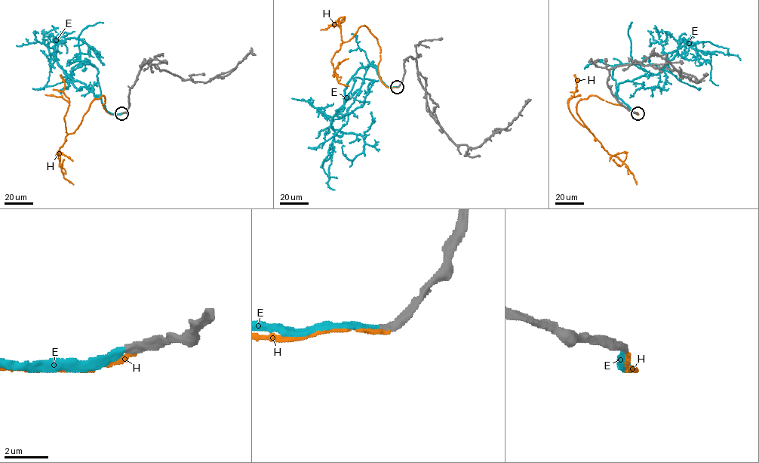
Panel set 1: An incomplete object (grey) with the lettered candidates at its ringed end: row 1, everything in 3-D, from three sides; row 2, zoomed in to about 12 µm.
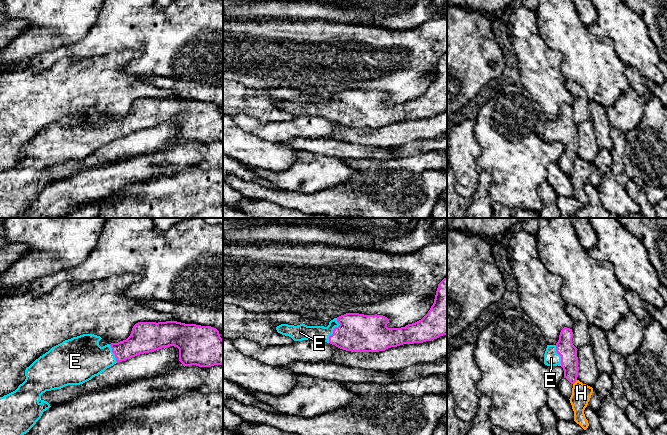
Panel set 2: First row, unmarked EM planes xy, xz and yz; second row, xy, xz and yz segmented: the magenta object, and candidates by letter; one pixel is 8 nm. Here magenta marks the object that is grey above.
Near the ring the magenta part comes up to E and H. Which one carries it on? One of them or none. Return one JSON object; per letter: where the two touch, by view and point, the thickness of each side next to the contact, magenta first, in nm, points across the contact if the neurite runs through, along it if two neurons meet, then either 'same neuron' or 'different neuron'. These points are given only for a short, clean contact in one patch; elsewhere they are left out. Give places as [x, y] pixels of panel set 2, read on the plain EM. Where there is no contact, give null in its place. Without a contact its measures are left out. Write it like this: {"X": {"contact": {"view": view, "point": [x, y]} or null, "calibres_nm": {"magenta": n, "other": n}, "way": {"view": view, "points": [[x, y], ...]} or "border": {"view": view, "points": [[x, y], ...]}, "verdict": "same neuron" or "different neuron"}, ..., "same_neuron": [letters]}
{"E": {"contact": {"view": "xz", "point": [333, 106]}, "calibres_nm": {"magenta": 300, "other": 130}, "way": {"view": "xz", "points": [[357, 108], [333, 106], [302, 108]]}, "verdict": "same neuron"}, "H": {"contact": {"view": "yz", "point": [575, 157]}, "calibres_nm": {"magenta": 140, "other": 160}, "verdict": "different neuron"}, "same_neuron": ["E"]}

